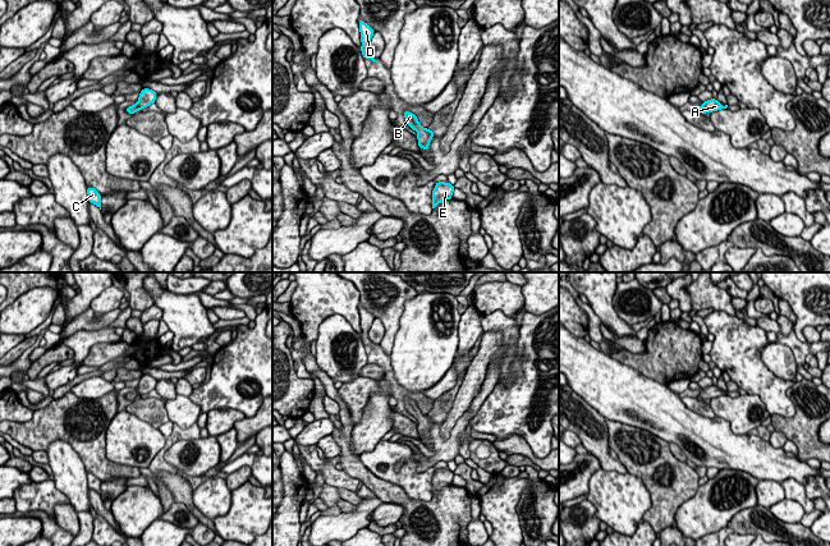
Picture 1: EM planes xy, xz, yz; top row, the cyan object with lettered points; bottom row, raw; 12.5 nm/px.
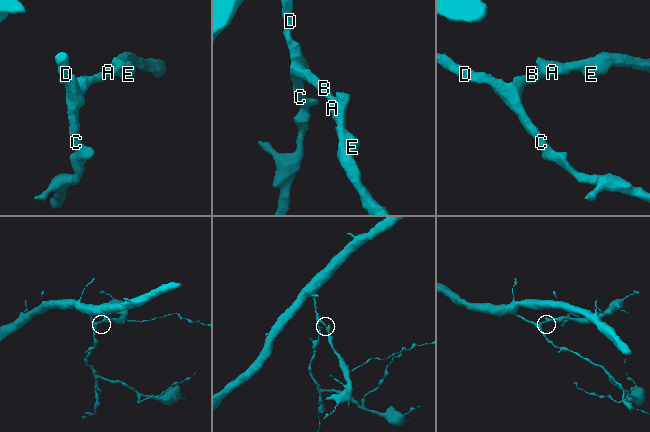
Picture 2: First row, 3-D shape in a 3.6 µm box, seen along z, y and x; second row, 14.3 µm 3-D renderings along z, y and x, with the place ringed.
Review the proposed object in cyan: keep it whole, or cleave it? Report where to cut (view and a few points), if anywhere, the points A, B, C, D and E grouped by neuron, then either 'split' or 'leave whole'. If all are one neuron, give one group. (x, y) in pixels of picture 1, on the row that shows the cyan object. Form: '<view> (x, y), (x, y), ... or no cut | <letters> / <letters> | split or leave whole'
no cut | A B C D E | leave whole

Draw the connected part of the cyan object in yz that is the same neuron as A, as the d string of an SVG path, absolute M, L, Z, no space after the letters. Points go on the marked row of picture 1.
M710 98L705 102L701 104L700 109L697 110L697 113L701 113L701 114L706 114L706 113L712 113L712 111L717 111L717 110L721 110L721 109L726 109L728 105L723 106L717 98Z

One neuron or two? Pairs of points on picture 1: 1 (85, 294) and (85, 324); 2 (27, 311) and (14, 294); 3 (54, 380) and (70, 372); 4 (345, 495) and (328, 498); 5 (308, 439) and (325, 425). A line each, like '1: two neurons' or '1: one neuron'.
1: two neurons
2: two neurons
3: one neuron
4: one neuron
5: one neuron

